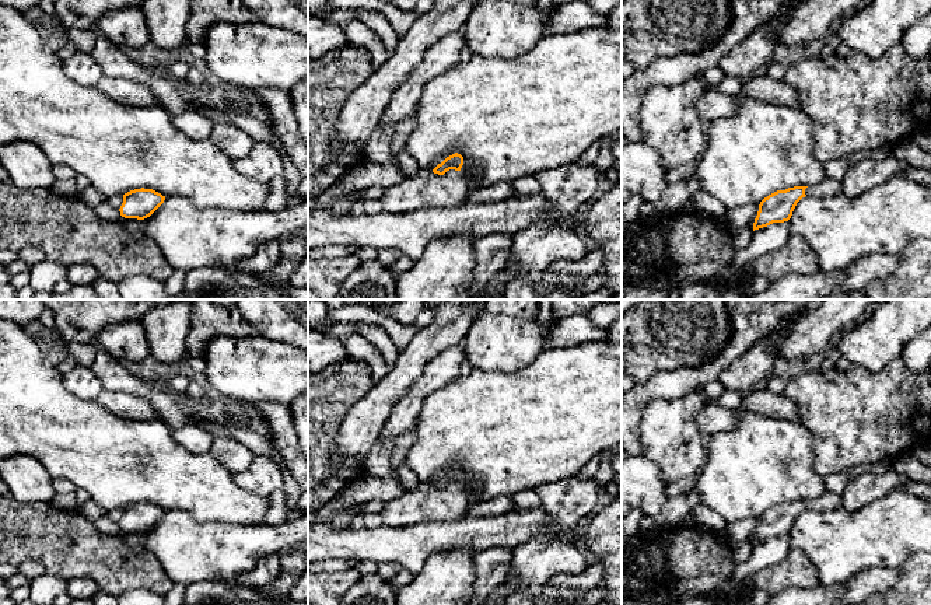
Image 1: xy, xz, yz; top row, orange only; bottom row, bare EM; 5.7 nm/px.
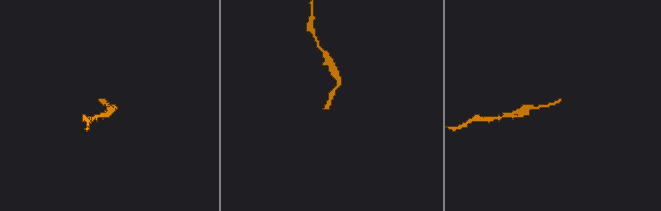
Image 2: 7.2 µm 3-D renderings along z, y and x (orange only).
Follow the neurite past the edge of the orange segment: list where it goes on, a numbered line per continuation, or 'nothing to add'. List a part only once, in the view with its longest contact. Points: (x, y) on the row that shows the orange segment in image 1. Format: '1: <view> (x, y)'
1: xz (451, 189)

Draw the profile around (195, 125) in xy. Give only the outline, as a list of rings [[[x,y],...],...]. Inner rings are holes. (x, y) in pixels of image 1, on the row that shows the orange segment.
[[[193,109],[171,115],[171,120],[176,129],[193,140],[209,139],[216,123],[209,116],[204,116],[199,111]]]

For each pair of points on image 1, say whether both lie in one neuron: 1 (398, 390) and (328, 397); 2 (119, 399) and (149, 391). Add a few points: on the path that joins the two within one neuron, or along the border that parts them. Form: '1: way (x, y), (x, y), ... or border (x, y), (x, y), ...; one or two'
1: border (374, 384), (343, 416); two
2: border (104, 388), (140, 395), (157, 416); two

